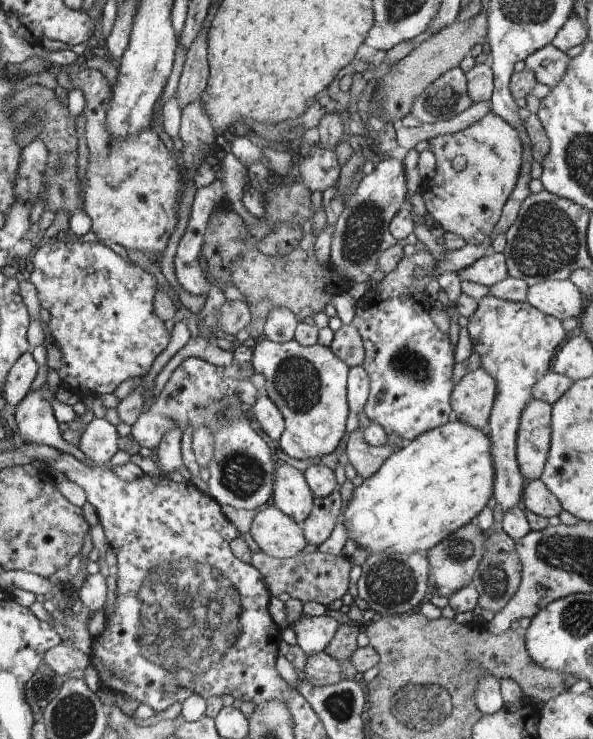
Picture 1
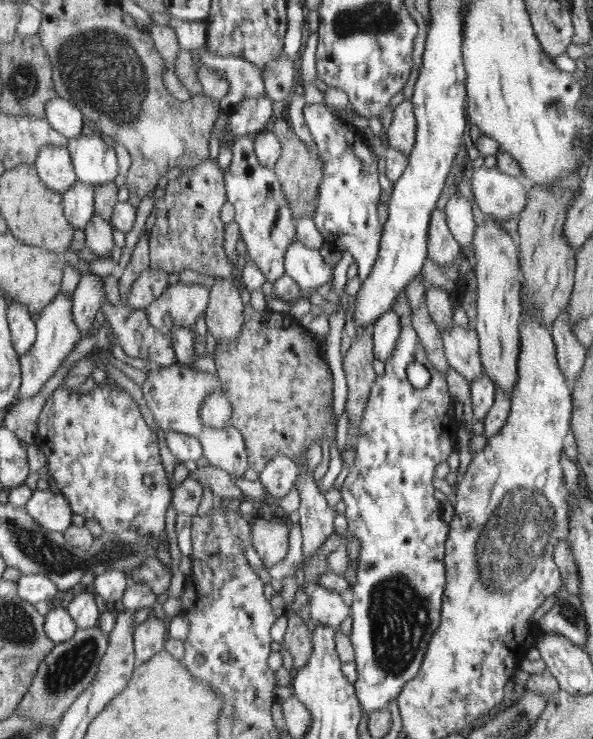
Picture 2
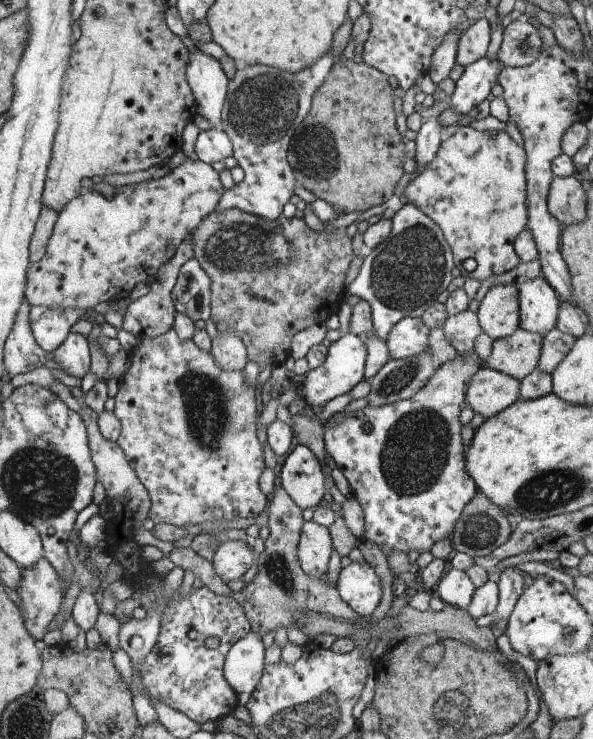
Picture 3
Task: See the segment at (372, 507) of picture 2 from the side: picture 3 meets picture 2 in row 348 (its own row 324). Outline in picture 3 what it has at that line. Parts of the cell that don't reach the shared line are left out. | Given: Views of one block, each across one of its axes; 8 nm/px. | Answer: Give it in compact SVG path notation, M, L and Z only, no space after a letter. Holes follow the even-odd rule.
M420 316L401 318L385 338L390 359L410 359L426 353L428 327Z

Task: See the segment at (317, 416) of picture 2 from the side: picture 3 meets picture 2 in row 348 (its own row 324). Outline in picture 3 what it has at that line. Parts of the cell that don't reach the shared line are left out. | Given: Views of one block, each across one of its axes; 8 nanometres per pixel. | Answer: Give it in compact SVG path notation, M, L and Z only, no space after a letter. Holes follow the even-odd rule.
M233 208L222 210L219 213L213 211L205 217L192 234L194 258L198 260L211 280L210 320L216 324L218 333L233 333L240 337L248 348L249 360L254 361L261 371L266 366L274 369L291 356L292 336L296 336L300 330L307 329L308 326L324 322L326 316L338 313L346 288L336 290L336 288L332 288L334 286L332 282L344 284L348 266L350 268L356 266L356 270L358 270L362 264L362 256L360 258L352 256L350 235L346 233L346 229L334 227L331 223L324 224L324 228L323 231L312 230L306 226L303 218L295 216L287 218L282 214L277 219L270 220L239 208ZM326 232L335 233L334 236L330 236ZM316 236L318 236L318 242L316 242ZM320 238L326 238L326 242L322 242L322 248L320 248ZM310 246L314 246L314 254L308 260L300 262L296 258L296 254L298 252L306 254L306 248L310 248ZM334 252L338 252L338 254L334 254ZM284 254L286 254L286 260L284 260ZM276 256L278 256L278 260L276 260ZM288 256L292 260L296 258L296 262L288 264L290 262ZM274 264L286 264L286 266L280 266L278 270L266 270L266 268L274 268ZM262 270L266 270L266 272L262 272Z

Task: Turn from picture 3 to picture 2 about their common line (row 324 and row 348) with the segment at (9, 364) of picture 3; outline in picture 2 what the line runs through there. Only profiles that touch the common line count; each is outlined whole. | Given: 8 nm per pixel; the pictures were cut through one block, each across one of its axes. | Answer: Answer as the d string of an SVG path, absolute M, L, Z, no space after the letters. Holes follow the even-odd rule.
M13 302L9 308L9 330L12 332L13 346L18 354L27 354L36 341L35 320L28 309L19 302Z

